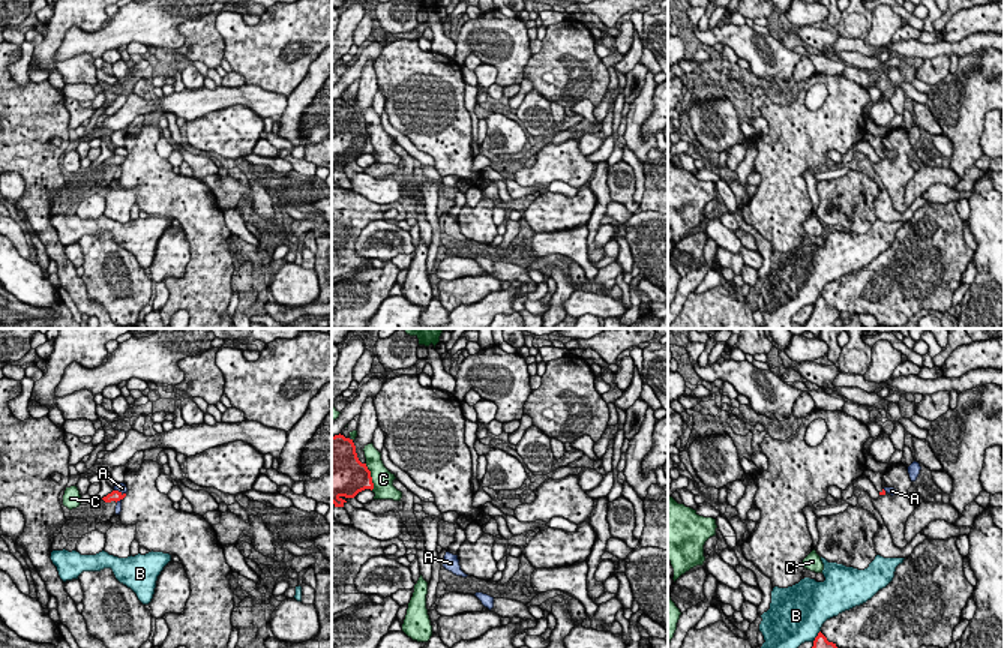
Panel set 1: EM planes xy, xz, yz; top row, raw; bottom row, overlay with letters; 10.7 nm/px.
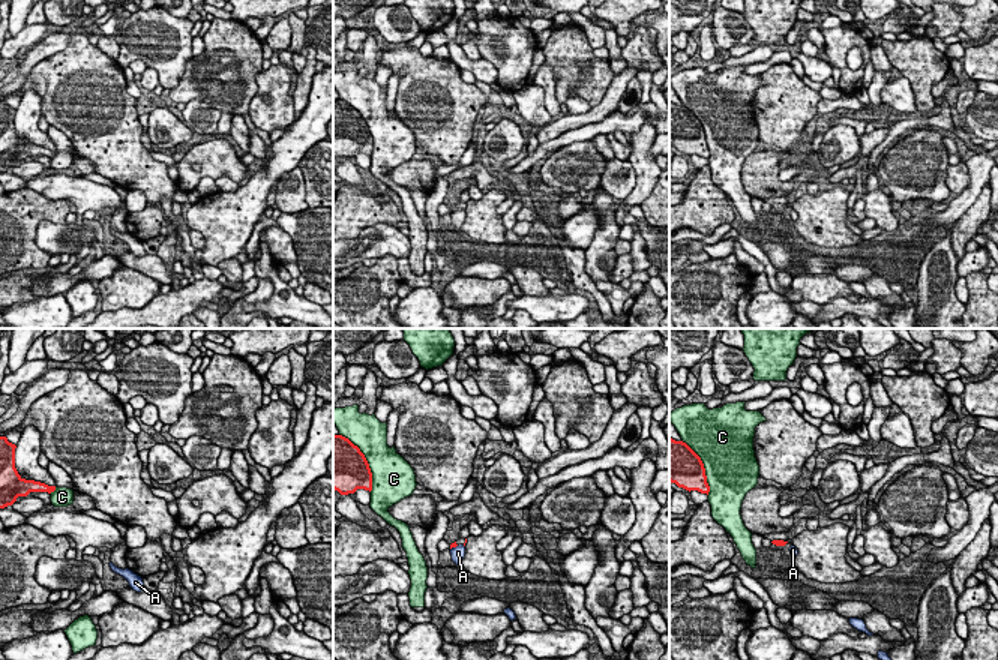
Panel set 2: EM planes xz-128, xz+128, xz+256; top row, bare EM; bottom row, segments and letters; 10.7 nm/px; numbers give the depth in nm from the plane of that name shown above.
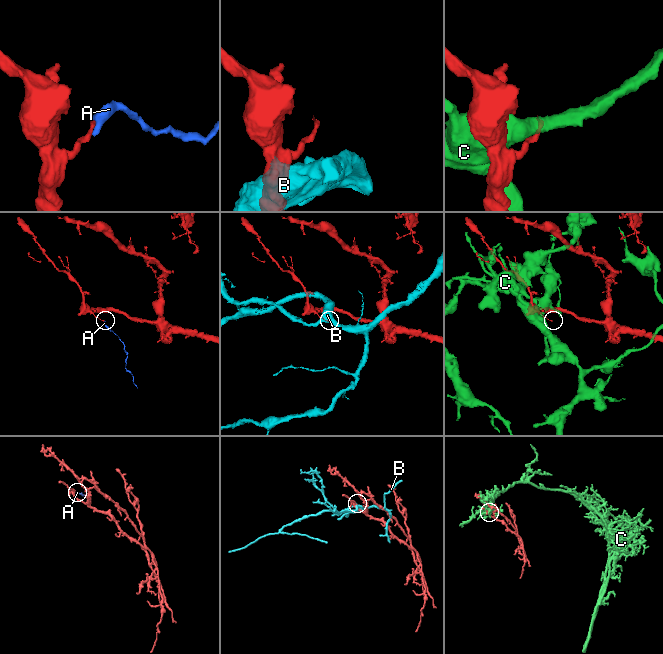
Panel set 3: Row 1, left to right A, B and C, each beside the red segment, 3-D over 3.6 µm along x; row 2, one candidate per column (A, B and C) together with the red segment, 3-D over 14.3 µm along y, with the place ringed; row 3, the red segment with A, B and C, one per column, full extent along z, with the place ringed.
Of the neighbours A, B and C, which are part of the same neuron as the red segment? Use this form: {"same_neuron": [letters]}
{"same_neuron": []}

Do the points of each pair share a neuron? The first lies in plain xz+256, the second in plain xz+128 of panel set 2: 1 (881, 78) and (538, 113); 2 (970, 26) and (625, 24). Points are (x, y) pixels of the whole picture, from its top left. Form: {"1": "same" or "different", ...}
{"1": "same", "2": "same"}

